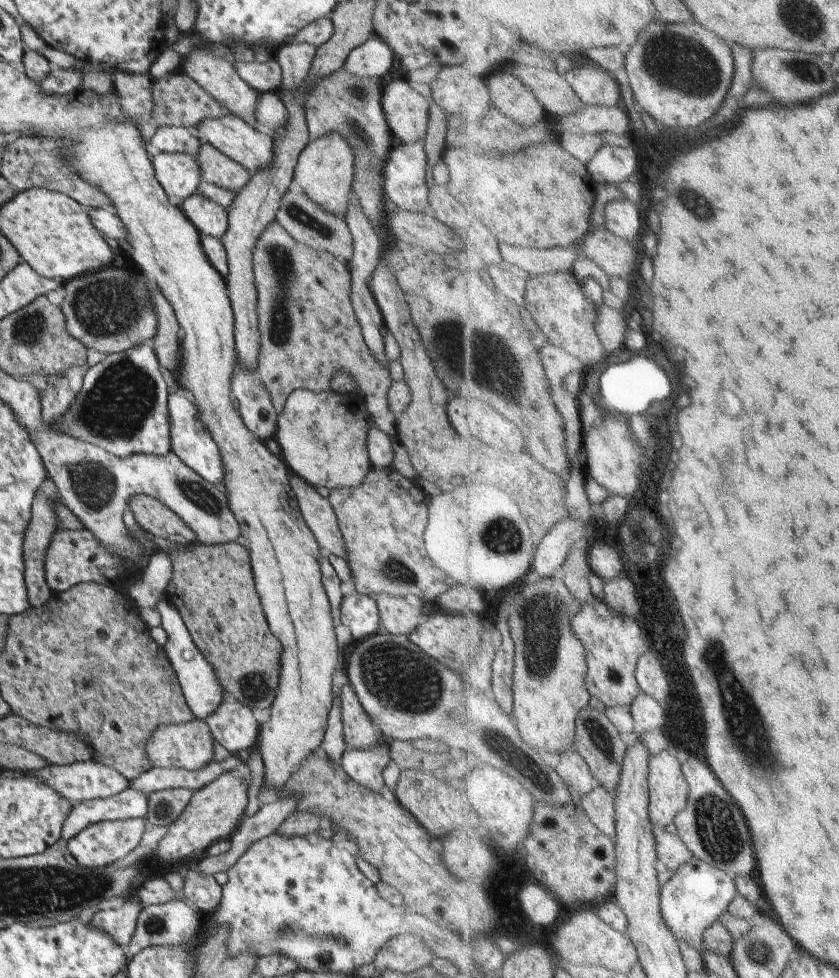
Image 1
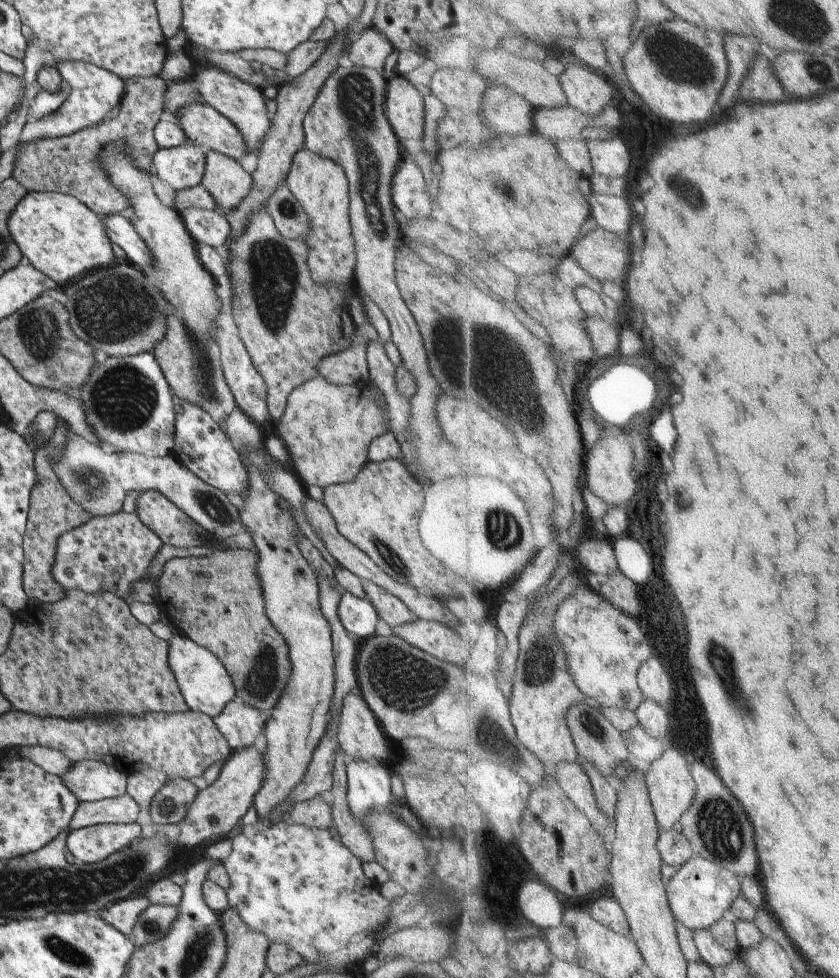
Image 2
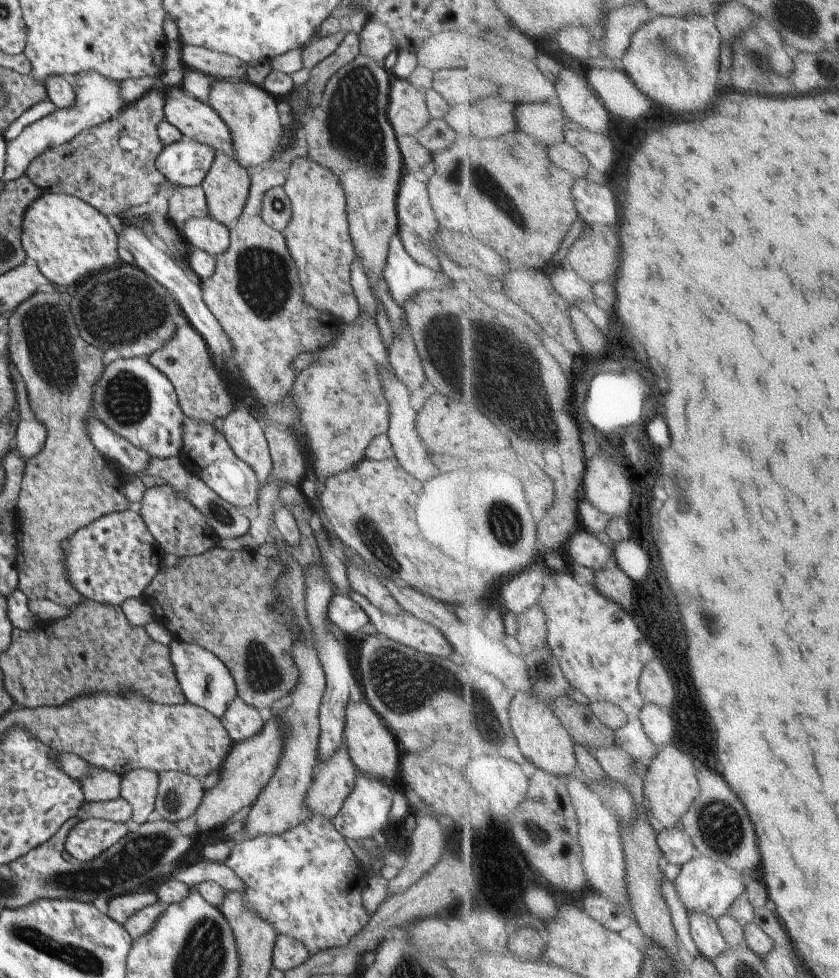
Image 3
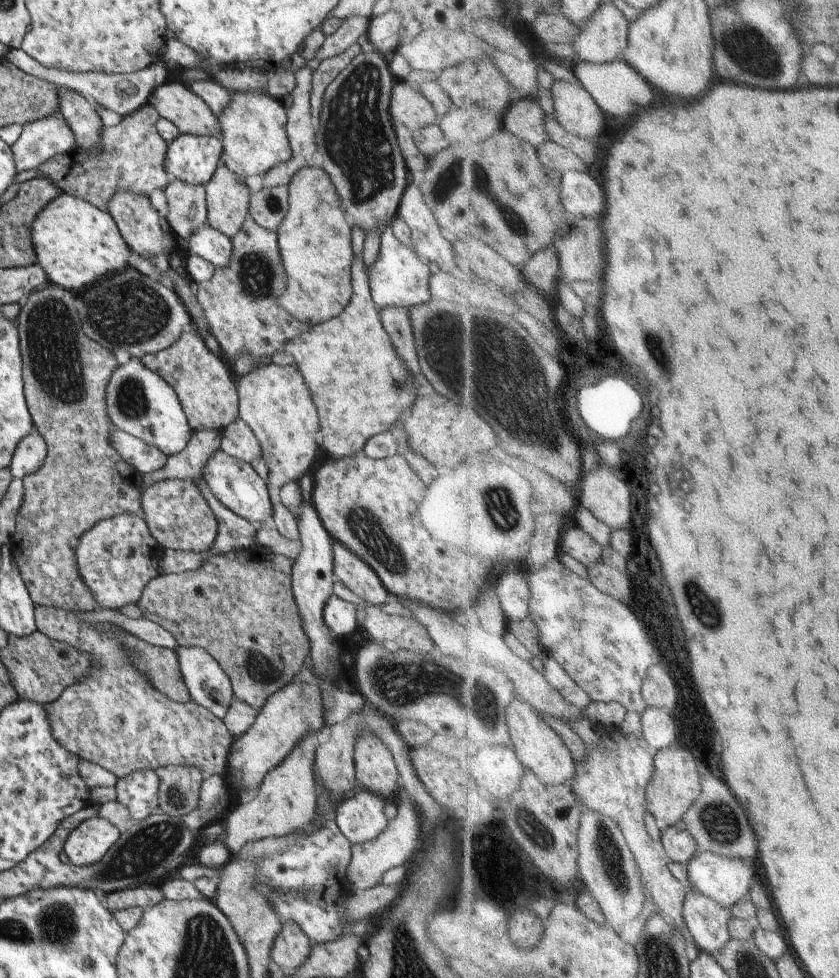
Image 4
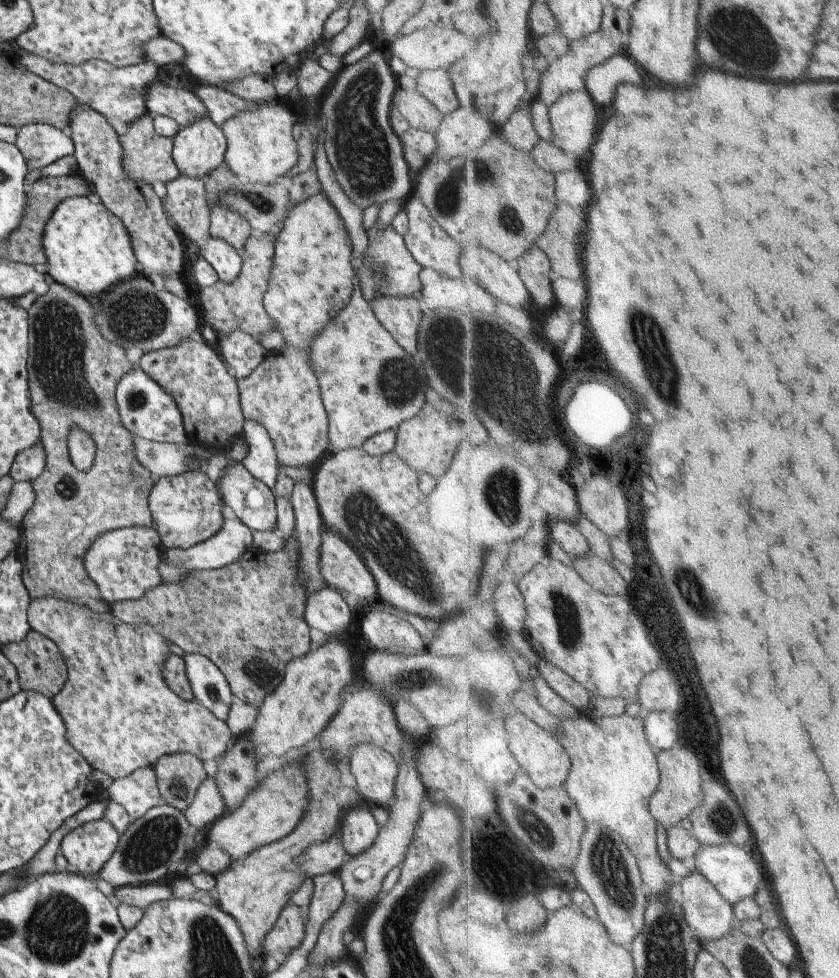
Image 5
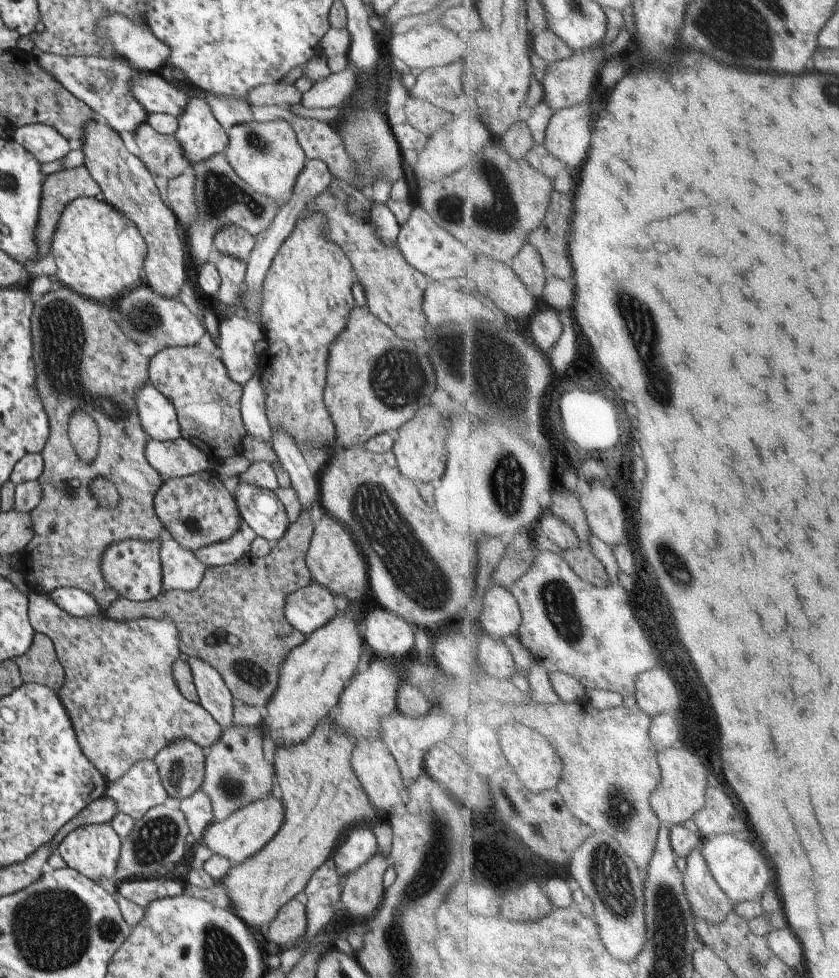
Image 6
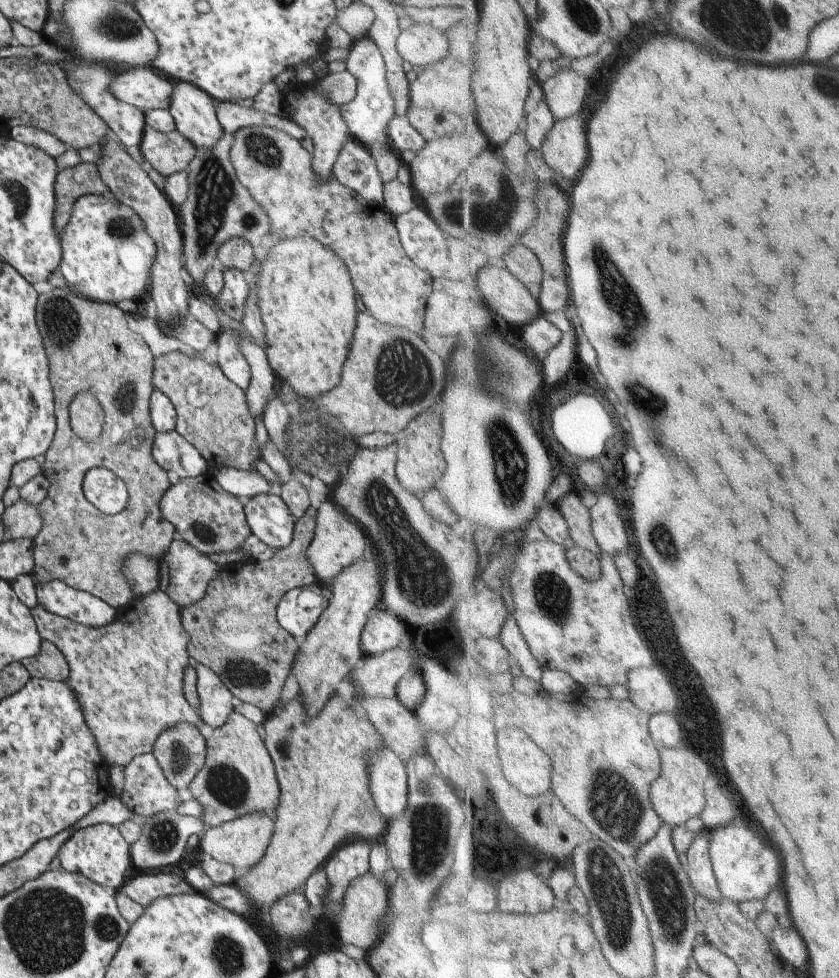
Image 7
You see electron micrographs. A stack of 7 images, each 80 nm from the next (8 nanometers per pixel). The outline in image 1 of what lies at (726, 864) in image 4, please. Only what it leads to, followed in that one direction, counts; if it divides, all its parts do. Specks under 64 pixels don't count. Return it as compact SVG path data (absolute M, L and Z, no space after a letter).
M694 857L672 877L662 889L661 910L666 926L679 941L689 943L695 950L703 952L703 936L705 930L719 921L727 912L731 901L739 895L737 880L725 871Z

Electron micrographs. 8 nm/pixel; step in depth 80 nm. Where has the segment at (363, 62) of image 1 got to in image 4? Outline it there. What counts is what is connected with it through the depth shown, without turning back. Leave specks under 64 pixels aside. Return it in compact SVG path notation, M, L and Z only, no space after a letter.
M386 7L382 18L371 17L368 22L364 40L368 42L368 48L379 53L381 56L387 52L395 52L397 46L397 30L400 27L401 17L393 14L391 8Z

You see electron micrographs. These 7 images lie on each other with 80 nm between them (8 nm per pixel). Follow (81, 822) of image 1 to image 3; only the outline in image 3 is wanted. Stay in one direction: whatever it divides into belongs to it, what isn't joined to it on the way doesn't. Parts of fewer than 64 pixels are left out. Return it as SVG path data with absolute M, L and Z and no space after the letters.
M120 796L105 802L83 802L78 808L75 816L78 819L101 819L113 821L114 823L124 823L132 815L131 805Z

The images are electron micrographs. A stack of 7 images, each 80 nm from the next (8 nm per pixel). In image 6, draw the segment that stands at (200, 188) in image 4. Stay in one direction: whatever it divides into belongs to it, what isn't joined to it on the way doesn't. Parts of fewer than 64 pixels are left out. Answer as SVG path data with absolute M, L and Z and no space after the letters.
M189 166L178 174L176 177L167 179L166 188L165 188L165 206L170 208L170 211L173 213L173 216L177 219L179 224L186 226L184 229L187 230L187 227L191 227L194 222L193 216L196 212L194 208L194 172L189 168Z

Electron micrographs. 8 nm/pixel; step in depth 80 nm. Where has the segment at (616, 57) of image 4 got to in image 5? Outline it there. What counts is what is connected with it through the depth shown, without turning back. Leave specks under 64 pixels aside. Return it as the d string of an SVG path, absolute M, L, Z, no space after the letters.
M609 4L604 7L601 29L577 41L571 41L570 51L565 56L551 62L550 69L541 76L541 87L536 99L550 107L560 99L564 92L584 91L587 89L587 71L619 54L621 48L626 48L626 36L619 30L617 14L613 10L613 5Z

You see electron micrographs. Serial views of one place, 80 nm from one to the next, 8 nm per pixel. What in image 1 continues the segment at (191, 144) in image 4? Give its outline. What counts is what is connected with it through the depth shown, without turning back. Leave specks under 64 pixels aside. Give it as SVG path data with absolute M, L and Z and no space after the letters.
M152 152L151 160L155 178L167 196L174 195L184 199L197 191L201 176L196 158L197 154L195 157L192 157L183 153Z

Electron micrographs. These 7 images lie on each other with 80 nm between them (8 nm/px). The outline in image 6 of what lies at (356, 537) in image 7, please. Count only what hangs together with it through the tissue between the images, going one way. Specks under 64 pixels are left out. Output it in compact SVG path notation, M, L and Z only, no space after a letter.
M325 512L313 526L312 537L306 550L306 565L310 570L311 581L331 591L335 596L345 597L353 593L364 595L368 591L366 564L360 549L346 529Z

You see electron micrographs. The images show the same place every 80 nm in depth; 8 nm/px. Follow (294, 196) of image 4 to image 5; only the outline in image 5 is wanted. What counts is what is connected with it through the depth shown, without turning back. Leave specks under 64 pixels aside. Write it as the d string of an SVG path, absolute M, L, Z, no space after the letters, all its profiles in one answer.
M321 191L319 193L312 194L302 201L299 201L289 212L284 220L284 223L280 226L279 232L276 234L274 243L274 257L272 258L272 267L270 270L270 275L268 278L268 285L266 291L264 292L262 303L266 313L272 318L274 322L274 330L277 331L282 336L282 343L286 346L283 349L278 349L277 351L269 350L266 357L257 365L257 368L245 380L240 382L241 392L240 396L240 409L242 415L245 419L256 422L266 430L267 436L271 441L274 448L274 453L276 456L276 468L277 474L281 472L281 467L285 468L307 468L307 466L318 467L321 462L324 462L327 456L328 440L326 437L327 419L324 408L322 407L322 402L320 399L320 394L318 391L317 381L314 375L314 371L310 367L310 357L308 356L308 348L310 347L310 342L316 337L317 333L323 327L328 325L328 322L348 303L350 299L350 292L352 291L352 278L354 277L354 270L351 264L351 244L347 231L345 230L345 225L341 220L341 217L335 211L335 207L331 205L329 199Z

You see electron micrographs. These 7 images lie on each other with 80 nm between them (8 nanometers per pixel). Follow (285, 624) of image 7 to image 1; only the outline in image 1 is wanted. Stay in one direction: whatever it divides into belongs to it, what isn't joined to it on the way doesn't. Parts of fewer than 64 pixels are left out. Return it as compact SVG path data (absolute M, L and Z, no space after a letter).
M344 590L339 612L339 622L349 628L352 641L373 635L379 626L378 608L373 597Z

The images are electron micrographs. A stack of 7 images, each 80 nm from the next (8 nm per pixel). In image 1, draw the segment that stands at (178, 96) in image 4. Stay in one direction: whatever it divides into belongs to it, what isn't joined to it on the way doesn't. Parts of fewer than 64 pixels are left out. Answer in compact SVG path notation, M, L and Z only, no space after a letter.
M228 115L227 117L222 117L221 119L207 119L204 120L196 129L193 129L193 132L195 132L199 142L204 143L207 141L209 145L215 147L220 153L223 153L231 160L238 162L241 166L244 166L250 174L263 169L269 169L268 167L272 165L274 159L274 144L272 136L262 130L259 130L253 125L248 125L248 122L245 122L241 117L231 117Z

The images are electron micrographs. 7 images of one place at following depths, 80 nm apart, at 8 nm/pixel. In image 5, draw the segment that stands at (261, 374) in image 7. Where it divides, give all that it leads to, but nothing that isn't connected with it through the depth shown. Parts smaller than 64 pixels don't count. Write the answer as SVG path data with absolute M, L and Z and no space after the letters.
M245 418L241 428L248 445L247 453L241 460L243 467L253 478L263 482L270 489L273 488L277 475L276 456L266 430L263 430L260 424Z

